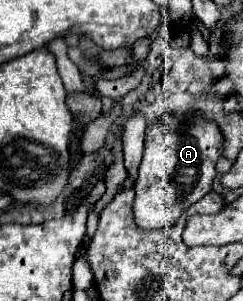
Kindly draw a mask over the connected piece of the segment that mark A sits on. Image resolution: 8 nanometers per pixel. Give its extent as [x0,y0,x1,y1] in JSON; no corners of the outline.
[134,117,222,231]

